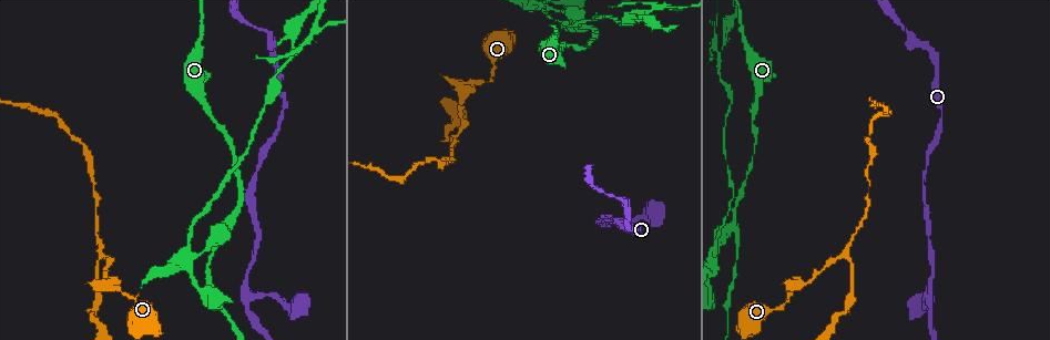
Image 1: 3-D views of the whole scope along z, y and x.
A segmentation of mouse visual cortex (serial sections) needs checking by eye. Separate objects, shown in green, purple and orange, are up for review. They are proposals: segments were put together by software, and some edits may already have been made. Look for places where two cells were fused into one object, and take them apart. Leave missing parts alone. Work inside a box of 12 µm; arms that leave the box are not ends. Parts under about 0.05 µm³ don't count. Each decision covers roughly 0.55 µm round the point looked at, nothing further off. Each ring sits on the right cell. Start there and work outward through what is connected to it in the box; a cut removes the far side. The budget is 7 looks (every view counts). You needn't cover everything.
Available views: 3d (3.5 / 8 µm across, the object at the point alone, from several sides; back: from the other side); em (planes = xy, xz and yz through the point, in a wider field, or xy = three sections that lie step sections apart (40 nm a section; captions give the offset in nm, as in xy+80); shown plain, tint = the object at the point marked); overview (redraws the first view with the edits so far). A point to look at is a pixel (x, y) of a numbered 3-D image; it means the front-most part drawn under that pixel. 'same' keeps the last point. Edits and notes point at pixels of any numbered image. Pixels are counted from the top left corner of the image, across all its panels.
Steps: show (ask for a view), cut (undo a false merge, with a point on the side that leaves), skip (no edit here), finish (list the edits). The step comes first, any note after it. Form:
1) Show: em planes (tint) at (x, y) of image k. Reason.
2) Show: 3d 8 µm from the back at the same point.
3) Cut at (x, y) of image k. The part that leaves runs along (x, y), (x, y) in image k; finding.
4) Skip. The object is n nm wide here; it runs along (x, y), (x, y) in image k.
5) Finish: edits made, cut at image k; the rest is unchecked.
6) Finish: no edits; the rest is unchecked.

Show: 3d 3.5 µm at (734, 221) of image 1. Three-way junction.

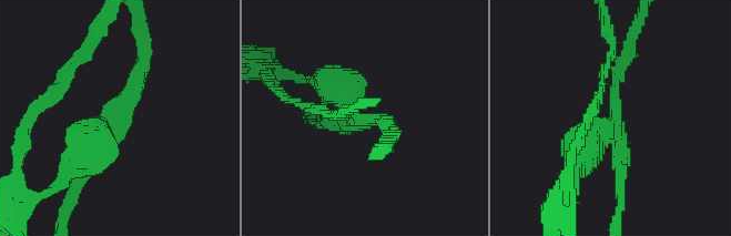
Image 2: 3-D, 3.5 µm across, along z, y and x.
Show: em xy step 2 (tint) at (112, 121) of image 2.

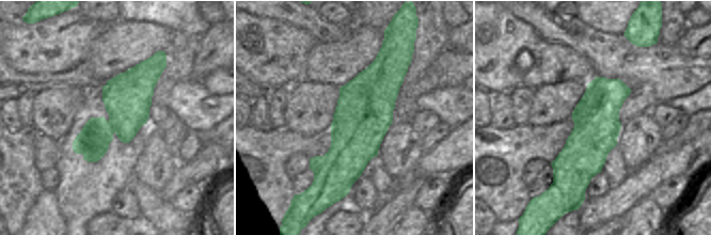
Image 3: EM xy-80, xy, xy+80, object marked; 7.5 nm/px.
Cut at (81, 124) of image 2. The arms are 200, 250, 500 nm wide; the part that leaves runs along (353, 114), (339, 85), (288, 74) in image 2; a second cell is stuck on.

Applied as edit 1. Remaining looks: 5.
Show: 3d 3.5 µm at (113, 285) of image 1. Arms part here.

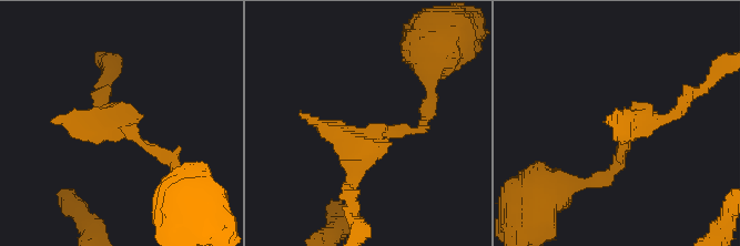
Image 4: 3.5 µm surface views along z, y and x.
Skip. It runs along (423, 125), (351, 154), (351, 203) in image 4; one cell here.

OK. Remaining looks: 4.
Show: 3d 3.5 µm at (98, 252) of image 1. Arms part here.

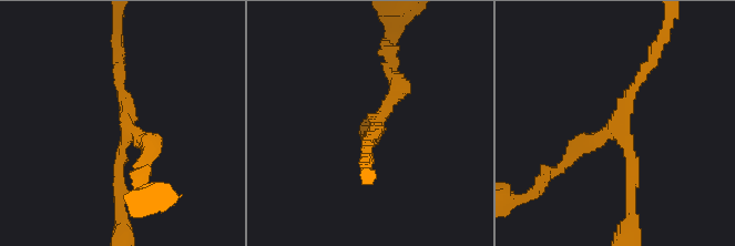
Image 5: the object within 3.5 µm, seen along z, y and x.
Show: em xy step 3 (tint) at (375, 125) of image 5. Now the EM.

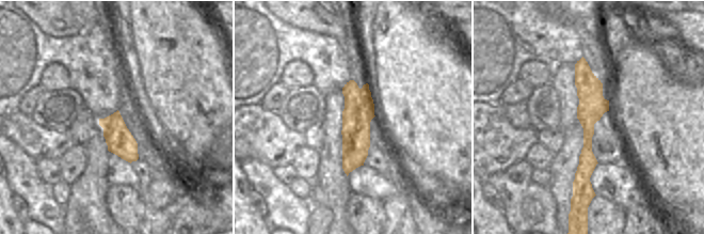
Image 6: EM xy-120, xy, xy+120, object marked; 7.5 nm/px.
Show: em xy step 2 (tint) at the same point. Cut it another way.

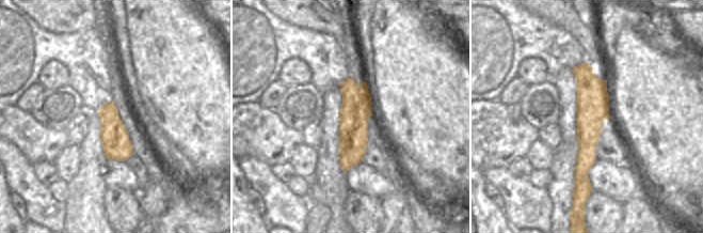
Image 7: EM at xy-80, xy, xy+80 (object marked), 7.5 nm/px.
Skip. The arms are 150, 200, 200 nm wide; it runs along (586, 66), (588, 152), (580, 187) in image 7; all the same cell.

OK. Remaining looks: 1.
Finish: edits made, cut at image 2; the rest is unchecked.

